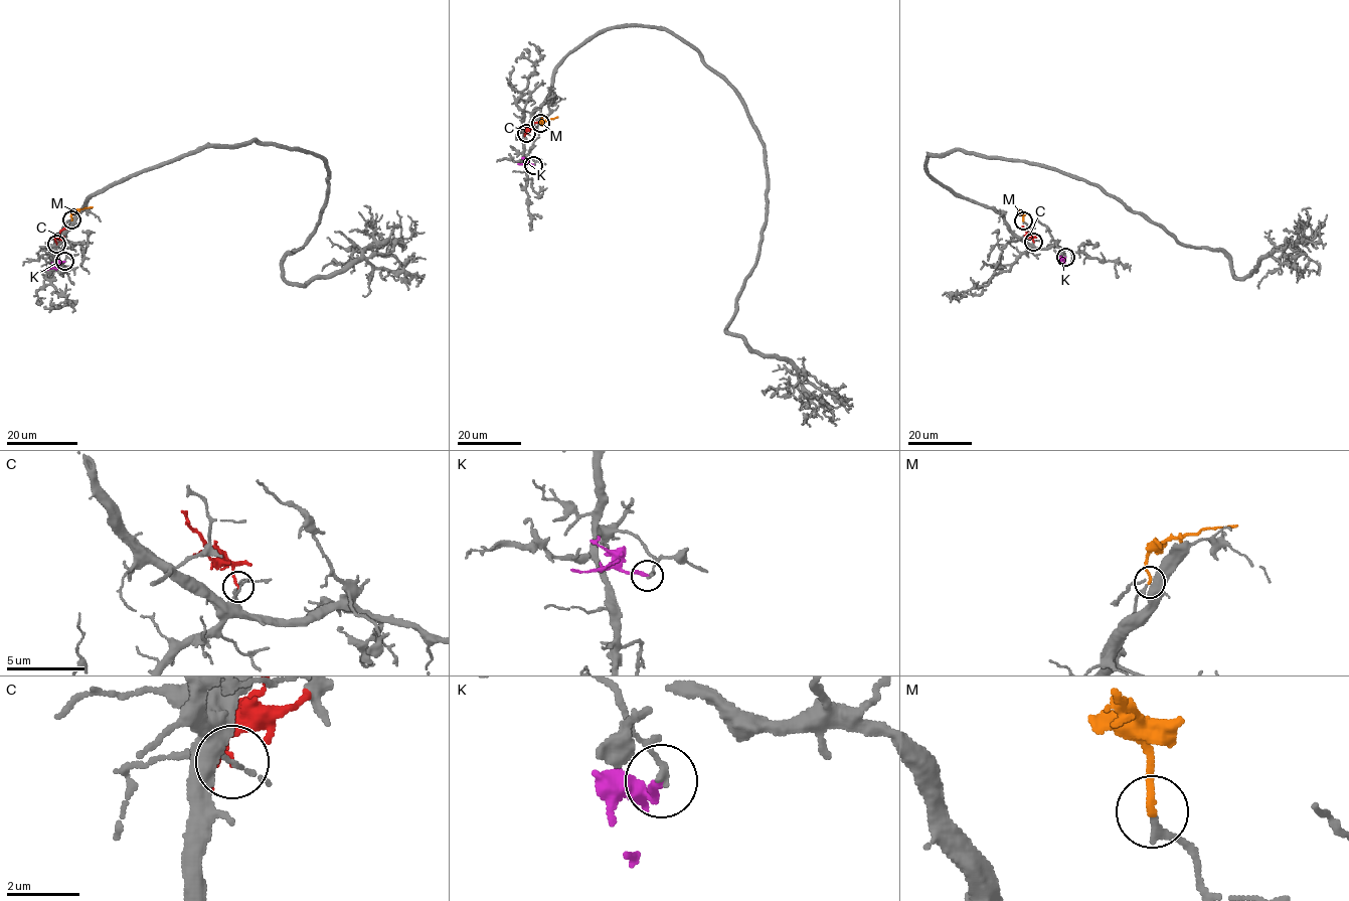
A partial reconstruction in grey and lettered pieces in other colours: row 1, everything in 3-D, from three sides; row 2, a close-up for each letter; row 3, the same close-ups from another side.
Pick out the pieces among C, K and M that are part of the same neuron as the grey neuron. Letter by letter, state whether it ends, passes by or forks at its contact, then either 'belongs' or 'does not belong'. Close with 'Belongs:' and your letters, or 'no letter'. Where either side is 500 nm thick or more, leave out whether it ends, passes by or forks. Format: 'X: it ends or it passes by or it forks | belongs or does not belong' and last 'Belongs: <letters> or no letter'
C: it ends | does not belong
K: it ends | does not belong
M: it ends | belongs
Belongs: M

